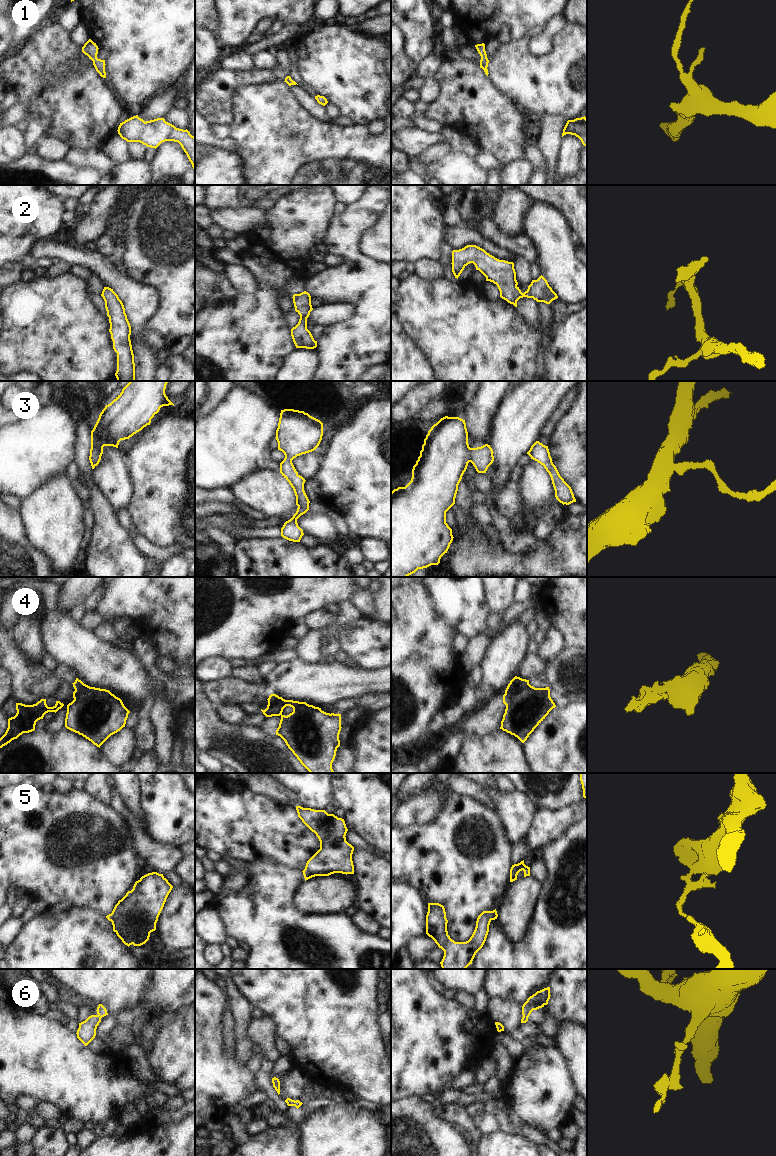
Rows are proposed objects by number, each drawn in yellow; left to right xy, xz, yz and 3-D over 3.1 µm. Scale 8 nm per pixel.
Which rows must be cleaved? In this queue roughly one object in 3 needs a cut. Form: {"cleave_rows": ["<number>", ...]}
{"cleave_rows": ["4", "5"]}

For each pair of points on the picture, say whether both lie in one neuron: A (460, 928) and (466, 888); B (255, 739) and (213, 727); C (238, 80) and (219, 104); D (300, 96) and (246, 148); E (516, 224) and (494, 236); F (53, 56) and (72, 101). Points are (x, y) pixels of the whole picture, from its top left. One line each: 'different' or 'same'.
A: same
B: same
C: same
D: different
E: different
F: same

